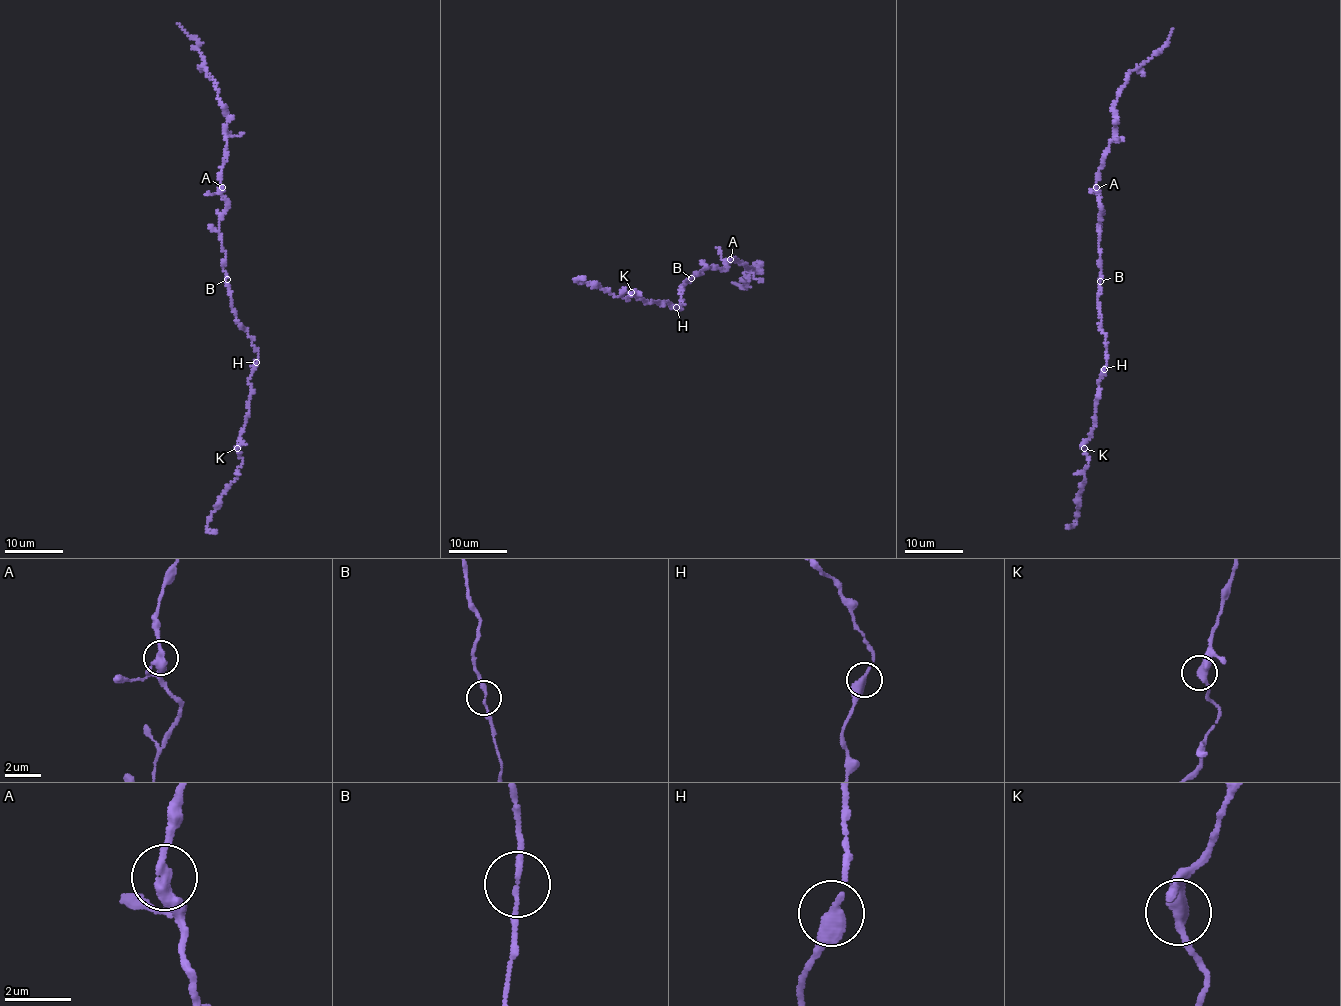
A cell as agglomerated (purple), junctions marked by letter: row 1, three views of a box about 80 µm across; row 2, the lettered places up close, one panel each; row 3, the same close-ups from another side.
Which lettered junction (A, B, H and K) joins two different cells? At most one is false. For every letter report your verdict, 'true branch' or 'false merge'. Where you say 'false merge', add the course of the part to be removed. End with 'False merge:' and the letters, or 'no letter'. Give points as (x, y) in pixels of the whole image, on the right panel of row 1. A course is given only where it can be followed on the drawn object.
A: true branch
B: true branch
H: true branch
K: true branch
False merge: no letter

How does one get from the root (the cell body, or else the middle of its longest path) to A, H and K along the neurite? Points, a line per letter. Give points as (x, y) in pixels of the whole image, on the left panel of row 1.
A: (227, 278), (219, 224), (220, 214), (228, 200), (223, 196), (221, 187)
H: (227, 278), (236, 322), (249, 333), (259, 355), (256, 362)
K: (227, 278), (236, 322), (249, 333), (259, 355), (249, 380), (248, 417), (237, 448)

